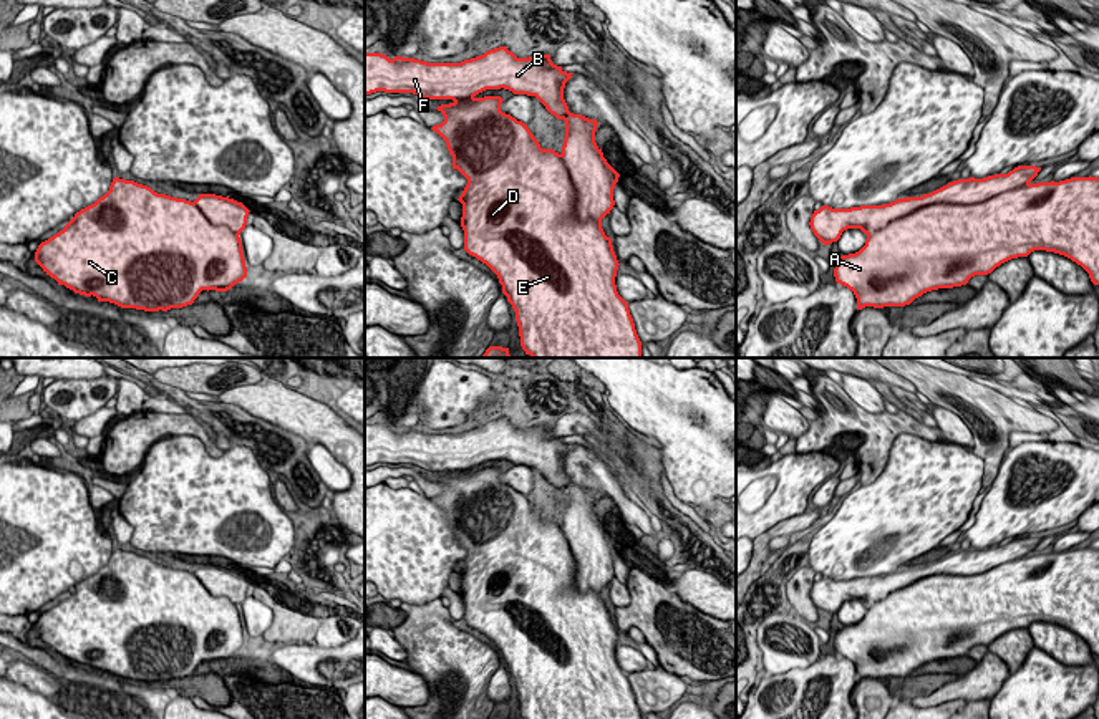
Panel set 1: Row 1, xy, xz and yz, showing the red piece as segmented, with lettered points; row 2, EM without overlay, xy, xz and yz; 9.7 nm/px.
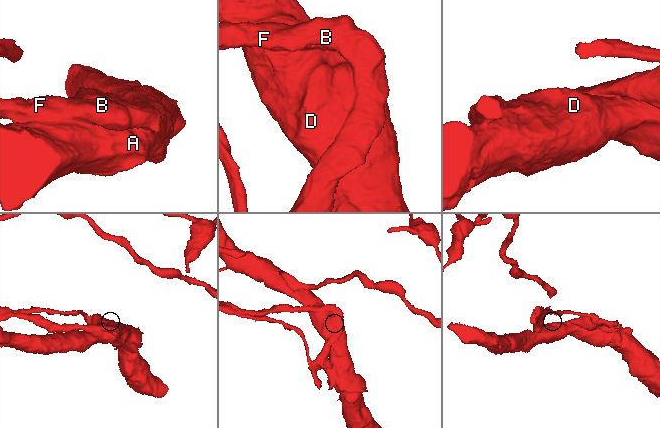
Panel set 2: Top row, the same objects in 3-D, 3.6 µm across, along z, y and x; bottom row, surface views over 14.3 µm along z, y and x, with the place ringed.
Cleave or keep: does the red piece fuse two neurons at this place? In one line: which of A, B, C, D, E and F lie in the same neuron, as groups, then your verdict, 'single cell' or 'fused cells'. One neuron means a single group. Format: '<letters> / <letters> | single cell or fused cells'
A C D E / B F | fused cells

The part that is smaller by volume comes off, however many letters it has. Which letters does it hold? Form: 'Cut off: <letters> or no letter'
Cut off: B, F

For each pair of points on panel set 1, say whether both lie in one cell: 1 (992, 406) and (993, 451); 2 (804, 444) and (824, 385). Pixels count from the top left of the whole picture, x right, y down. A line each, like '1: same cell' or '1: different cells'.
1: same cell
2: same cell

